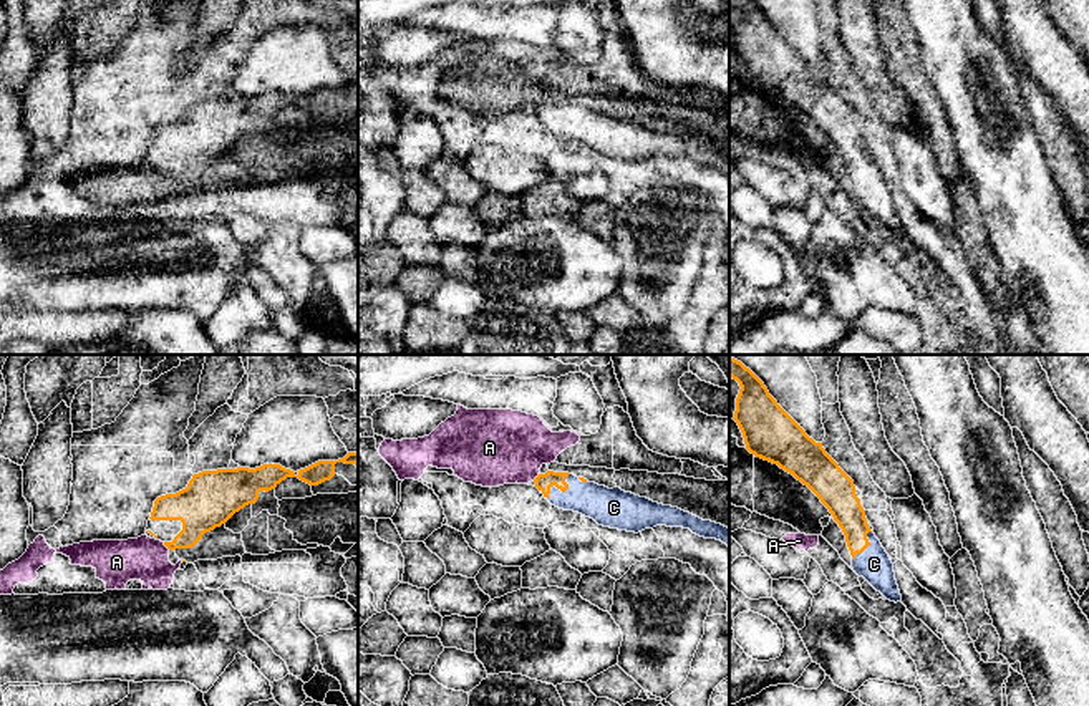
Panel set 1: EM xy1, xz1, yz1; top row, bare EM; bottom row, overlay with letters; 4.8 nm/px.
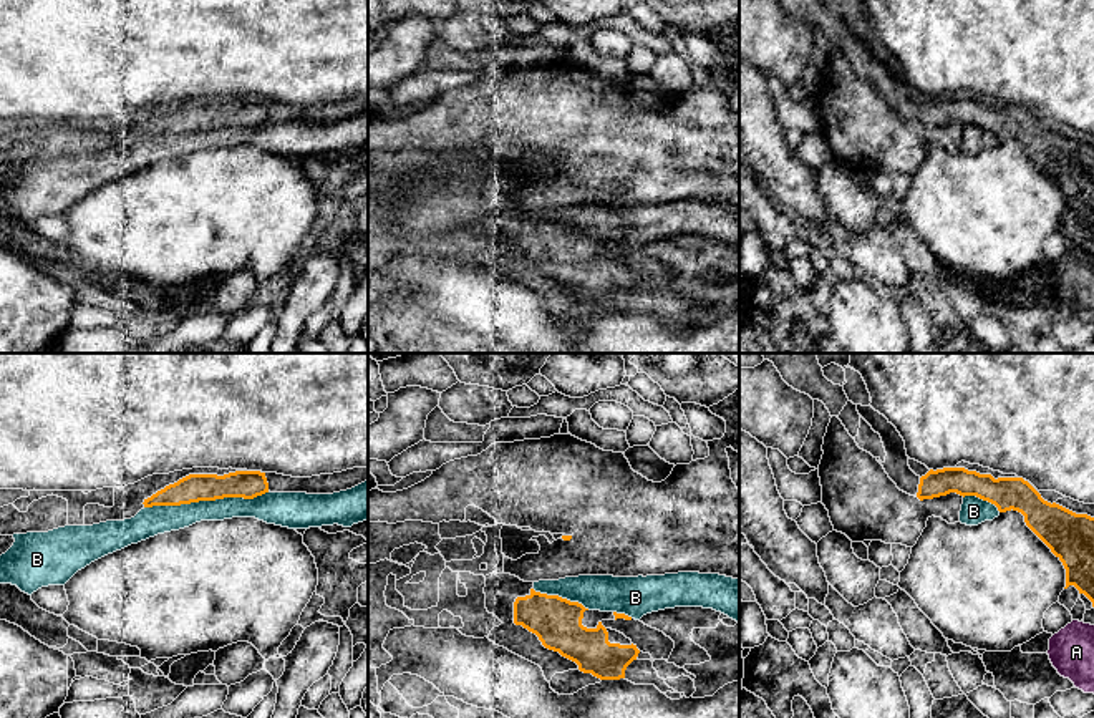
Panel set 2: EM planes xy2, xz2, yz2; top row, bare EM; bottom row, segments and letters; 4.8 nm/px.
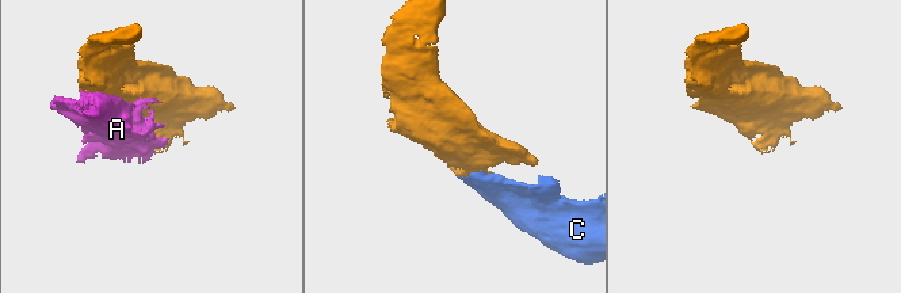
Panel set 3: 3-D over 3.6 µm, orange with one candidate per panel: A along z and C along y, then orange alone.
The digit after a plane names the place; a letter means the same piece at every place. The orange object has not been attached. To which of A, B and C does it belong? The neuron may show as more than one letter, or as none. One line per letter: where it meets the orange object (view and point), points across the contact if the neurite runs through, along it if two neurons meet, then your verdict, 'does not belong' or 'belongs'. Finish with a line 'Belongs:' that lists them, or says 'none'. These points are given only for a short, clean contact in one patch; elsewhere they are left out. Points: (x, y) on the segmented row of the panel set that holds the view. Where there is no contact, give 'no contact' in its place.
A: contact xy1 (166, 546); does not belong
B: contact xy2 (206, 499); does not belong
C: contact xz1 (561, 489); belongs
Belongs: C

